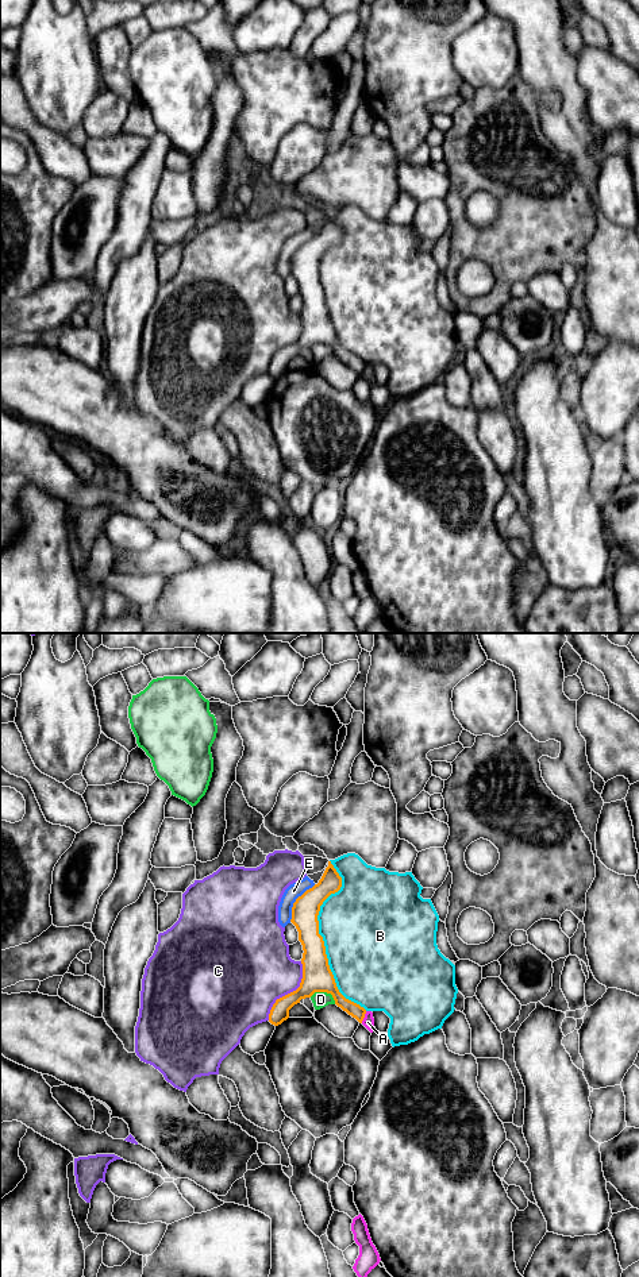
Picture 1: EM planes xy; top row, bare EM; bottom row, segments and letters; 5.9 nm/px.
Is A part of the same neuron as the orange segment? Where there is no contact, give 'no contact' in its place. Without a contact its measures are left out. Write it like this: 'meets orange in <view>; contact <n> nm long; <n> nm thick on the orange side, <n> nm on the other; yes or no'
meets orange in xy; contact 80 nm long; 80 nm thick on the orange side, 70 nm on the other; no

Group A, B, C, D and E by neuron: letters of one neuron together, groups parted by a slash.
A / B / C / D / E

